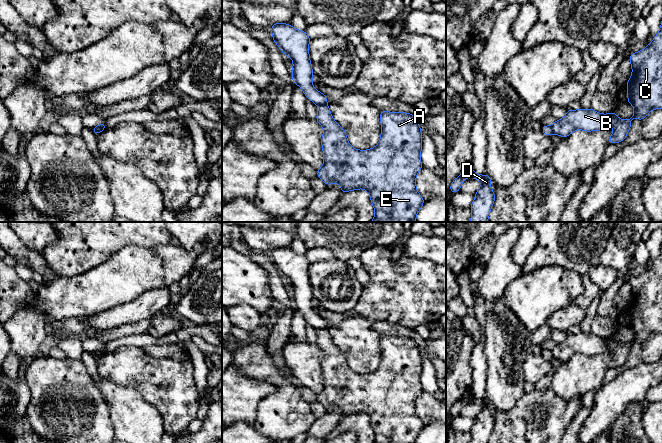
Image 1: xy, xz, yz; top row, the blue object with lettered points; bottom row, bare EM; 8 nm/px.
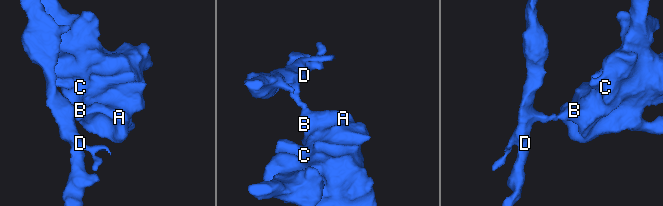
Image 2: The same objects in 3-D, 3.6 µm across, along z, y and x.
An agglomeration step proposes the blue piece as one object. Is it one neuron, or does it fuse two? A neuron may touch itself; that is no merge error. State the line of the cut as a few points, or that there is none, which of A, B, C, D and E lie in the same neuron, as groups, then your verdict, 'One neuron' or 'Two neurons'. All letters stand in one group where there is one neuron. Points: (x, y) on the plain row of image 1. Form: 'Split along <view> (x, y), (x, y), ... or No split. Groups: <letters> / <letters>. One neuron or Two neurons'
Split along xz (326, 327), (318, 329). Groups: A B C E / D. Two neurons

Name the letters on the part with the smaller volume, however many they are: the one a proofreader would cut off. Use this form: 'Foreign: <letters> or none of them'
Foreign: A, B, C, E

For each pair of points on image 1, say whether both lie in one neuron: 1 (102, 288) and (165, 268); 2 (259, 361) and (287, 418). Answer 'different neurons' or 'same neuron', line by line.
1: same neuron
2: same neuron

